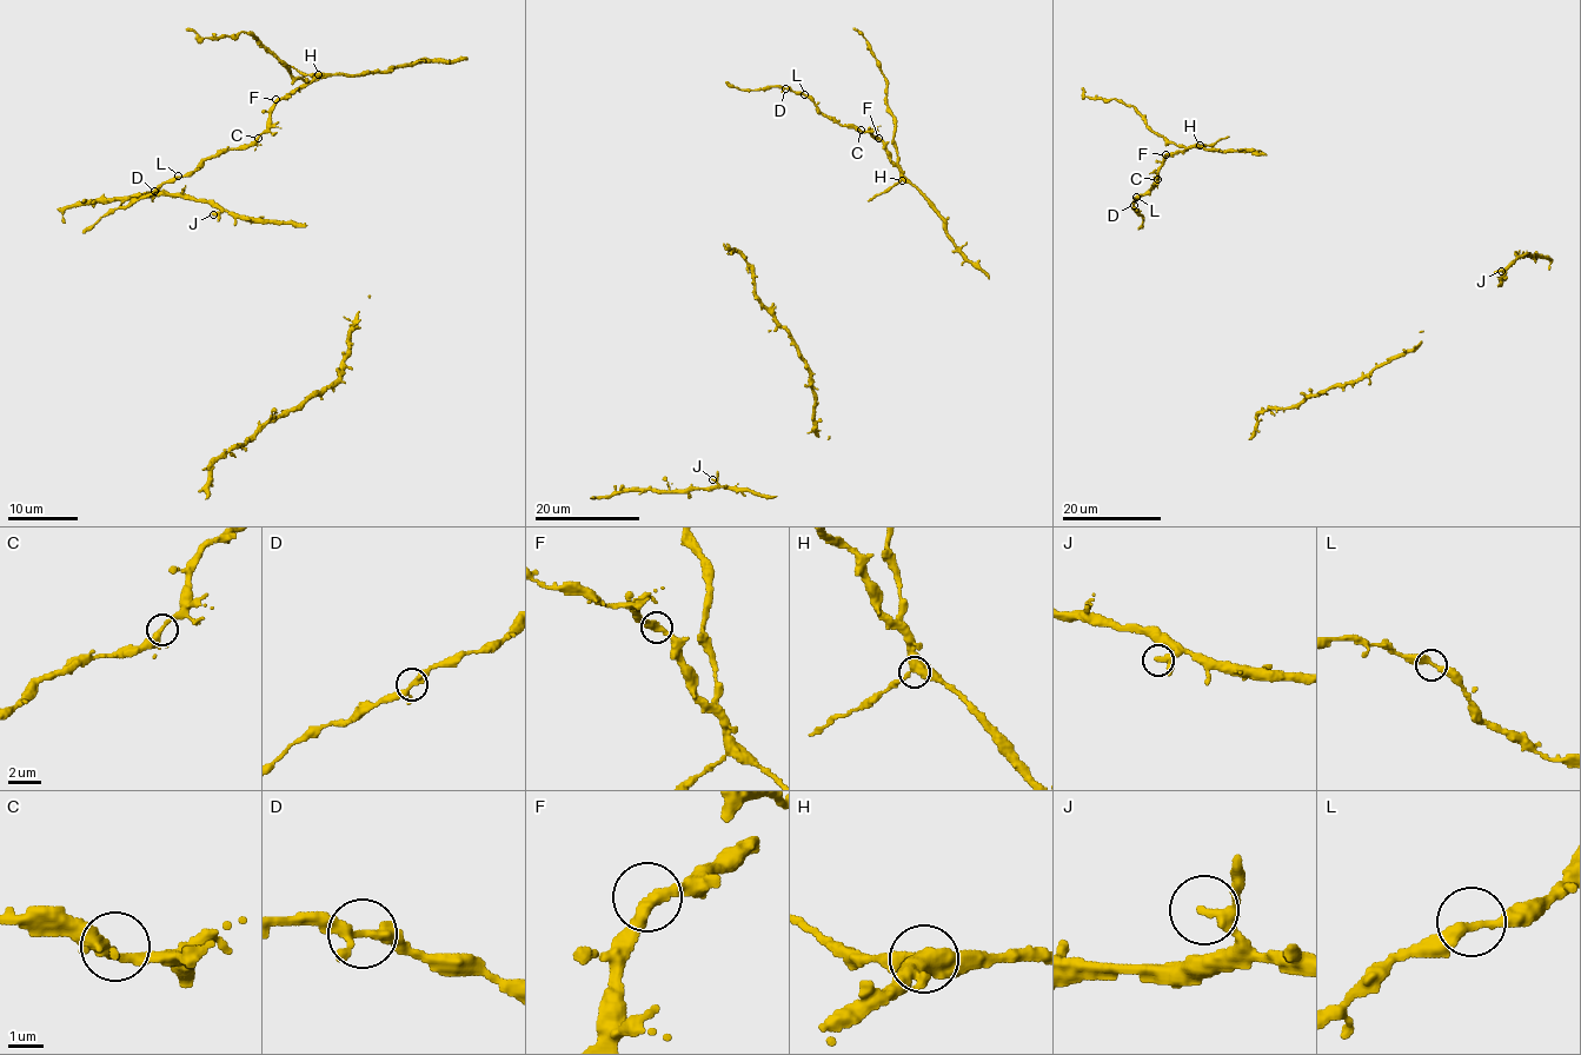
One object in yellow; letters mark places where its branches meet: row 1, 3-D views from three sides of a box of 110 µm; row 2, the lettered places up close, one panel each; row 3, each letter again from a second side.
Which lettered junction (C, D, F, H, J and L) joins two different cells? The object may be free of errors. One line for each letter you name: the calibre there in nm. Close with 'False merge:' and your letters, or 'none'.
False merge: none

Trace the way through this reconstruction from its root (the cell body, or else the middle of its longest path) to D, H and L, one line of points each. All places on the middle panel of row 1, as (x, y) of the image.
D: (878, 140), (869, 131), (835, 123), (804, 95), (784, 87)
H: (878, 140), (890, 161), (901, 171), (902, 180)
L: (878, 140), (869, 131), (835, 123), (804, 94)

